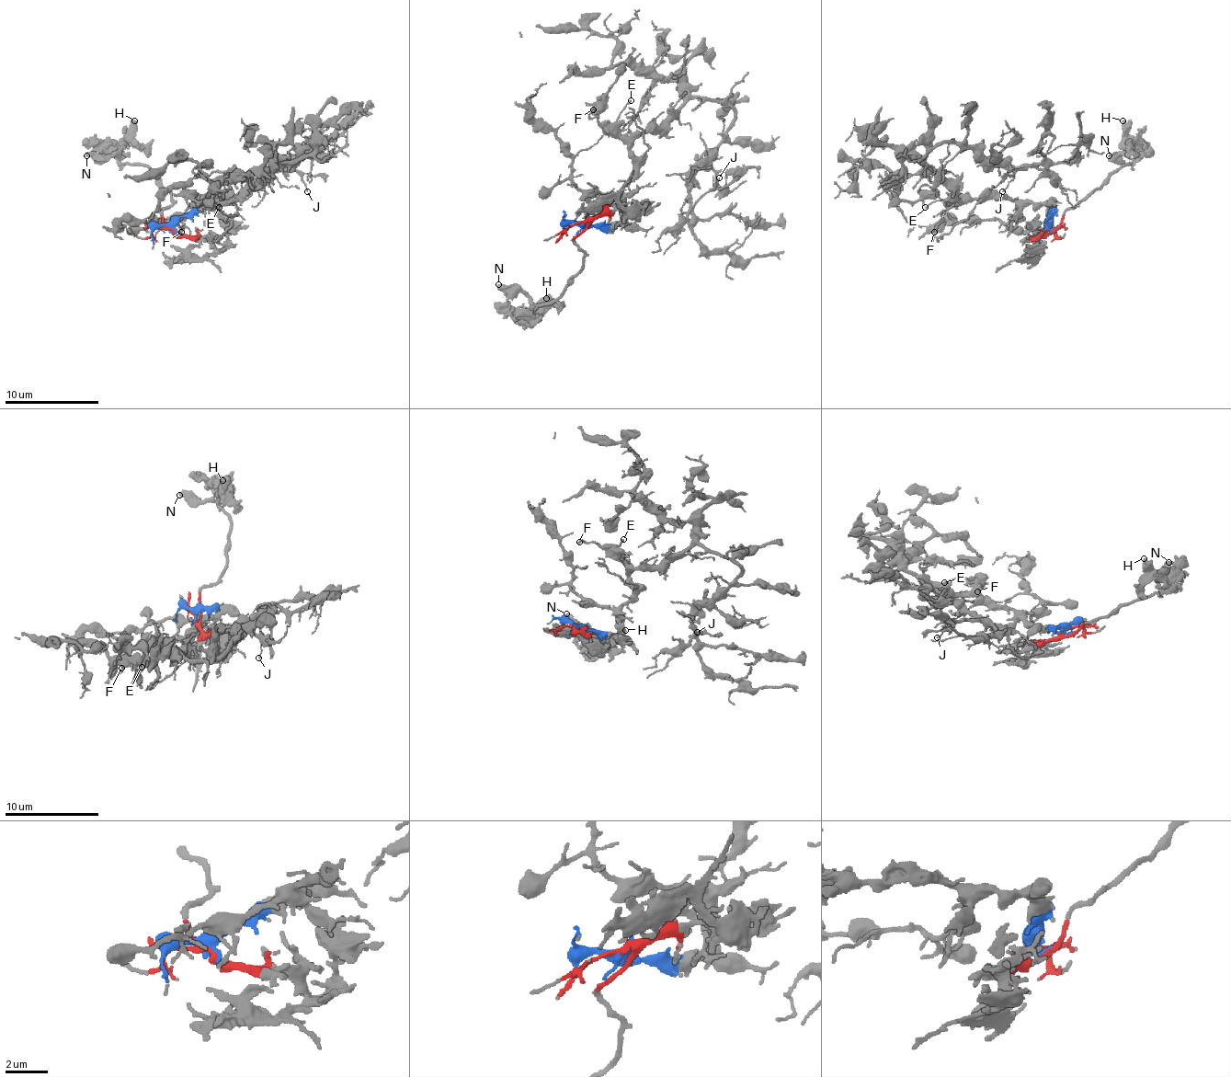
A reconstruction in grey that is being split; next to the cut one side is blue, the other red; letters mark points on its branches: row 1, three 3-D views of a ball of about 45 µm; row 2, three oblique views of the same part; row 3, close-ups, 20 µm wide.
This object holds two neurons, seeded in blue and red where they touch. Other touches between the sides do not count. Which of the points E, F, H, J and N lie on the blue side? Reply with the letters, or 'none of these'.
E, F, J

